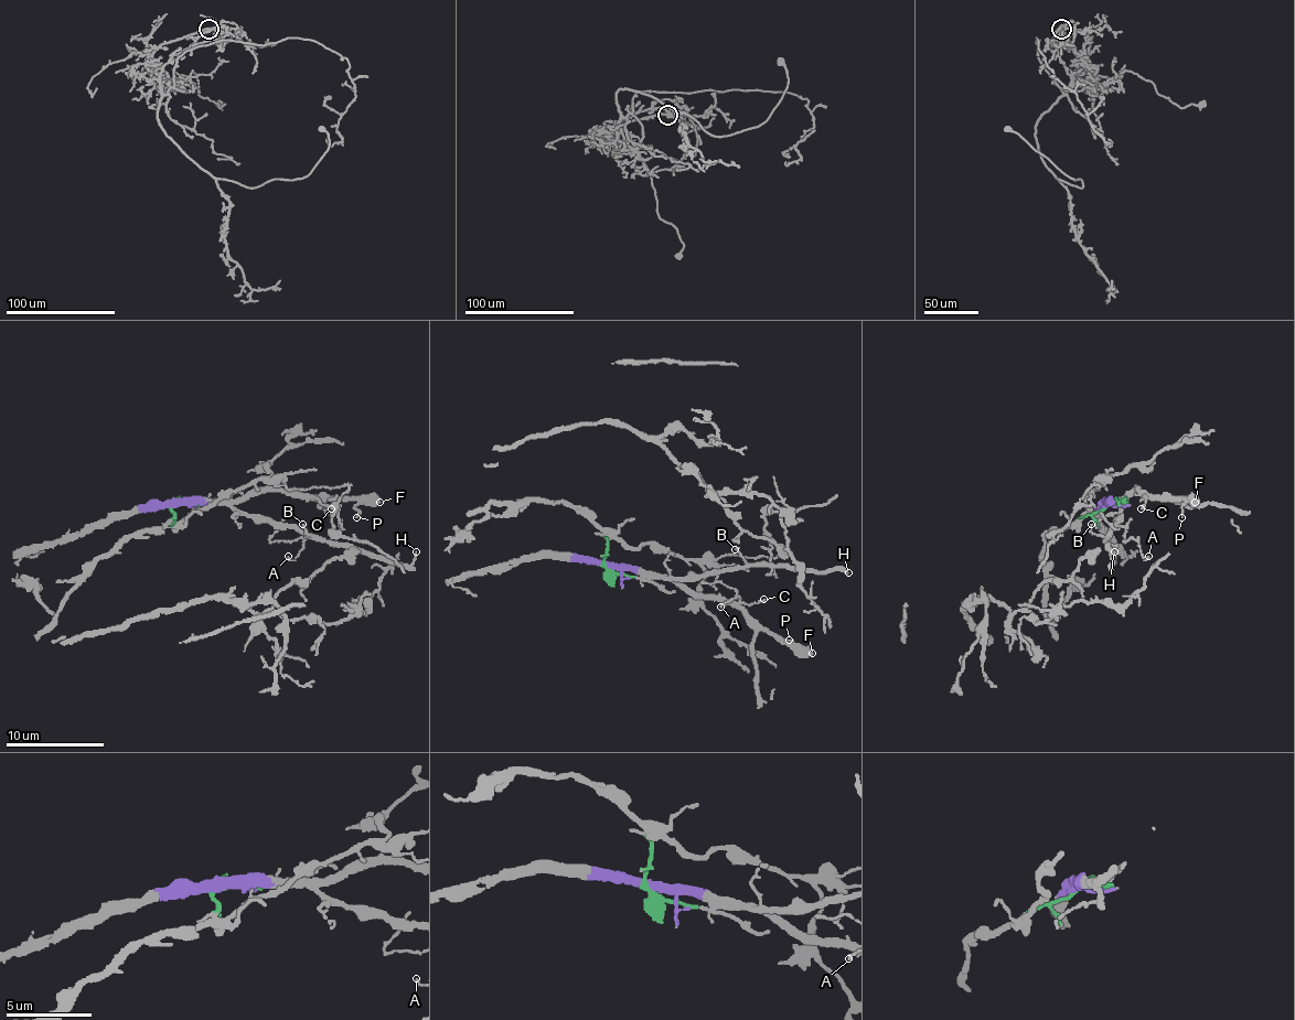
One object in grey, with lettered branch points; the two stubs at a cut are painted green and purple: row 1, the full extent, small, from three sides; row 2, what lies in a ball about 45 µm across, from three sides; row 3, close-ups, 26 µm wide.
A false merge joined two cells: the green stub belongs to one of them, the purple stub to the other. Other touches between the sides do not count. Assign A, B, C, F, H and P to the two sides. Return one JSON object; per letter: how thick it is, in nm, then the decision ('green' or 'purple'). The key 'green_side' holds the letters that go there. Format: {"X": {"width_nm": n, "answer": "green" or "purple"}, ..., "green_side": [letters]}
{"A": {"width_nm": 120, "answer": "purple"}, "B": {"width_nm": 110, "answer": "purple"}, "C": {"width_nm": 120, "answer": "purple"}, "F": {"width_nm": 550, "answer": "purple"}, "H": {"width_nm": 120, "answer": "purple"}, "P": {"width_nm": 140, "answer": "purple"}, "green_side": []}

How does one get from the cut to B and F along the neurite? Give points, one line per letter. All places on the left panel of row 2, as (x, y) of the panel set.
B: (171, 505), (223, 503), (241, 513), (270, 517), (311, 535), (302, 525)
F: (171, 505), (233, 503), (265, 491), (371, 497), (381, 503)

